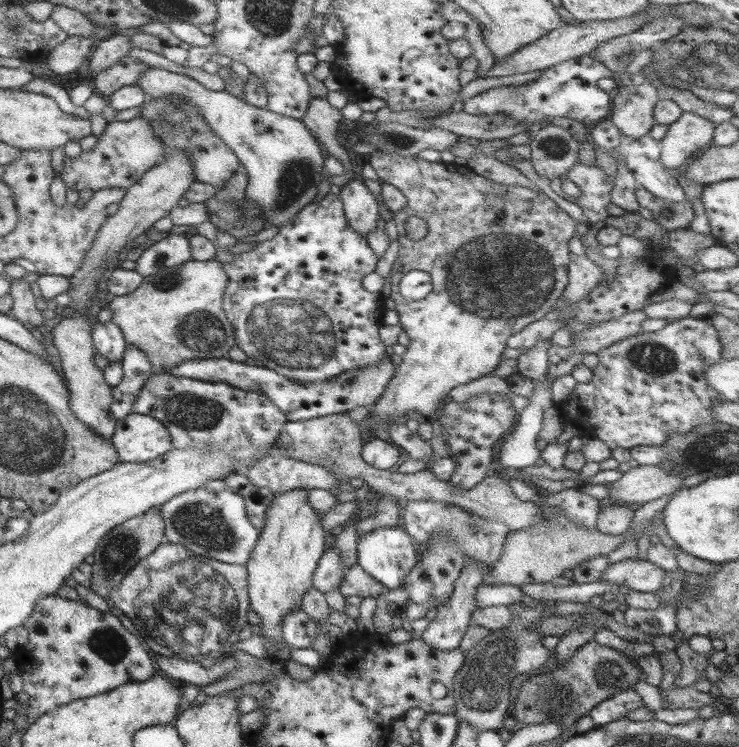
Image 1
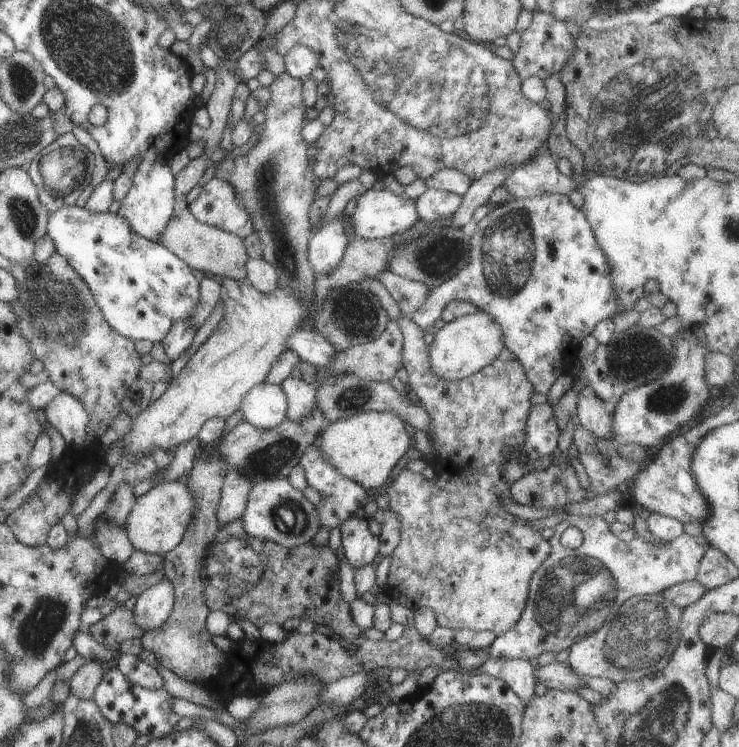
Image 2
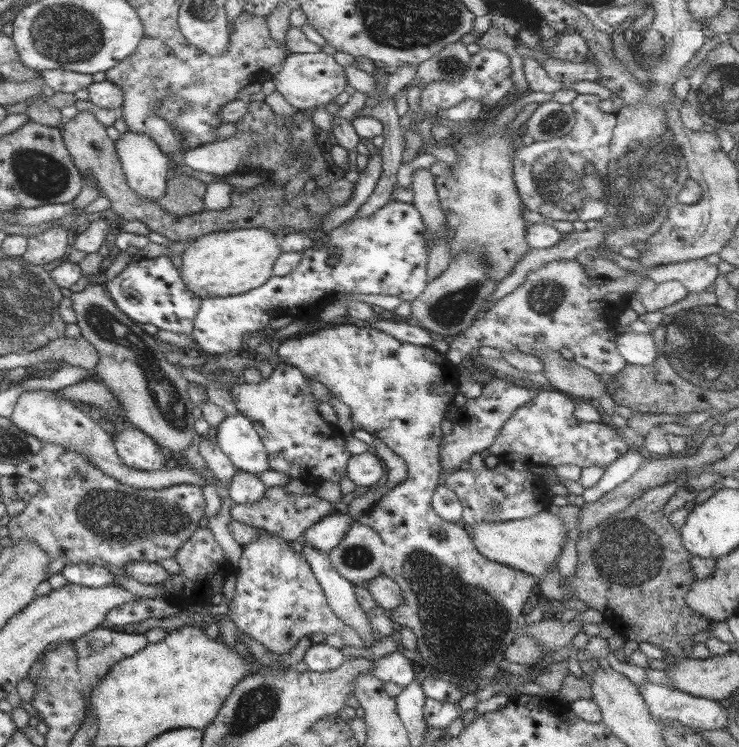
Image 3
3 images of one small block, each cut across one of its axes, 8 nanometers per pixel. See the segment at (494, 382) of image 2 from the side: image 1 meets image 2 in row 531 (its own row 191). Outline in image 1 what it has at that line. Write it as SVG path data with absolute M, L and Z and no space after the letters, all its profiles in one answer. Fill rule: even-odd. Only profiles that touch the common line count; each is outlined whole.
M372 151L368 154L368 161L370 166L375 171L378 179L381 182L386 182L395 186L403 196L406 198L406 205L400 210L392 213L398 236L396 238L399 242L399 250L397 259L391 265L389 273L390 282L390 299L393 300L395 307L393 310L397 312L399 321L403 332L408 336L409 342L404 353L400 359L396 360L394 375L387 381L384 386L384 391L381 396L374 402L373 412L371 415L365 417L369 422L369 429L375 430L381 424L392 423L394 421L402 420L404 417L415 416L420 419L431 419L432 416L440 409L443 402L448 399L448 392L451 388L459 386L459 384L467 384L471 380L475 380L485 374L493 372L501 361L501 352L506 346L506 340L509 336L519 332L523 327L535 320L539 320L544 316L550 314L551 308L556 304L556 301L561 296L563 289L568 281L568 264L570 261L570 253L567 247L567 240L575 234L574 221L562 209L559 209L555 202L551 201L549 197L544 195L540 190L529 190L523 186L507 186L504 184L497 184L493 180L487 180L479 174L475 174L469 168L458 167L455 162L428 162L417 157L417 155L401 156L383 153L381 151ZM408 216L418 216L425 221L427 232L425 236L419 240L411 240L405 235L404 225L405 219ZM409 270L423 270L430 276L432 282L432 289L425 298L417 301L407 301L399 295L399 279L403 274Z

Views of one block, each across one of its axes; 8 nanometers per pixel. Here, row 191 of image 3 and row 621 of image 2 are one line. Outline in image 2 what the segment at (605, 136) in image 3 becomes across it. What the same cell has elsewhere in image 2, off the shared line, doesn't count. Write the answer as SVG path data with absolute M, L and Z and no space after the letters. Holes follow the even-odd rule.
M568 515L553 527L553 534L547 539L551 550L547 558L539 564L539 568L531 574L529 592L525 608L517 622L511 628L498 636L490 646L491 660L526 660L537 657L542 652L557 653L567 648L587 634L595 632L604 620L611 620L612 614L622 602L635 595L652 595L673 586L678 582L693 581L696 578L696 568L709 544L702 534L688 535L681 533L665 544L651 544L635 536L627 542L615 538L607 523L598 516ZM574 526L582 534L582 542L575 549L563 547L559 536L565 528Z

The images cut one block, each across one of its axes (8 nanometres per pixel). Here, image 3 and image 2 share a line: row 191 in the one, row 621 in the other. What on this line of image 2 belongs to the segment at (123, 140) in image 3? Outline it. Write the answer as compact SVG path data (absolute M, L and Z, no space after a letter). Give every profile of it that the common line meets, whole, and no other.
M165 577L157 584L146 588L138 596L133 606L133 622L144 631L157 628L165 622L174 603L173 584Z

